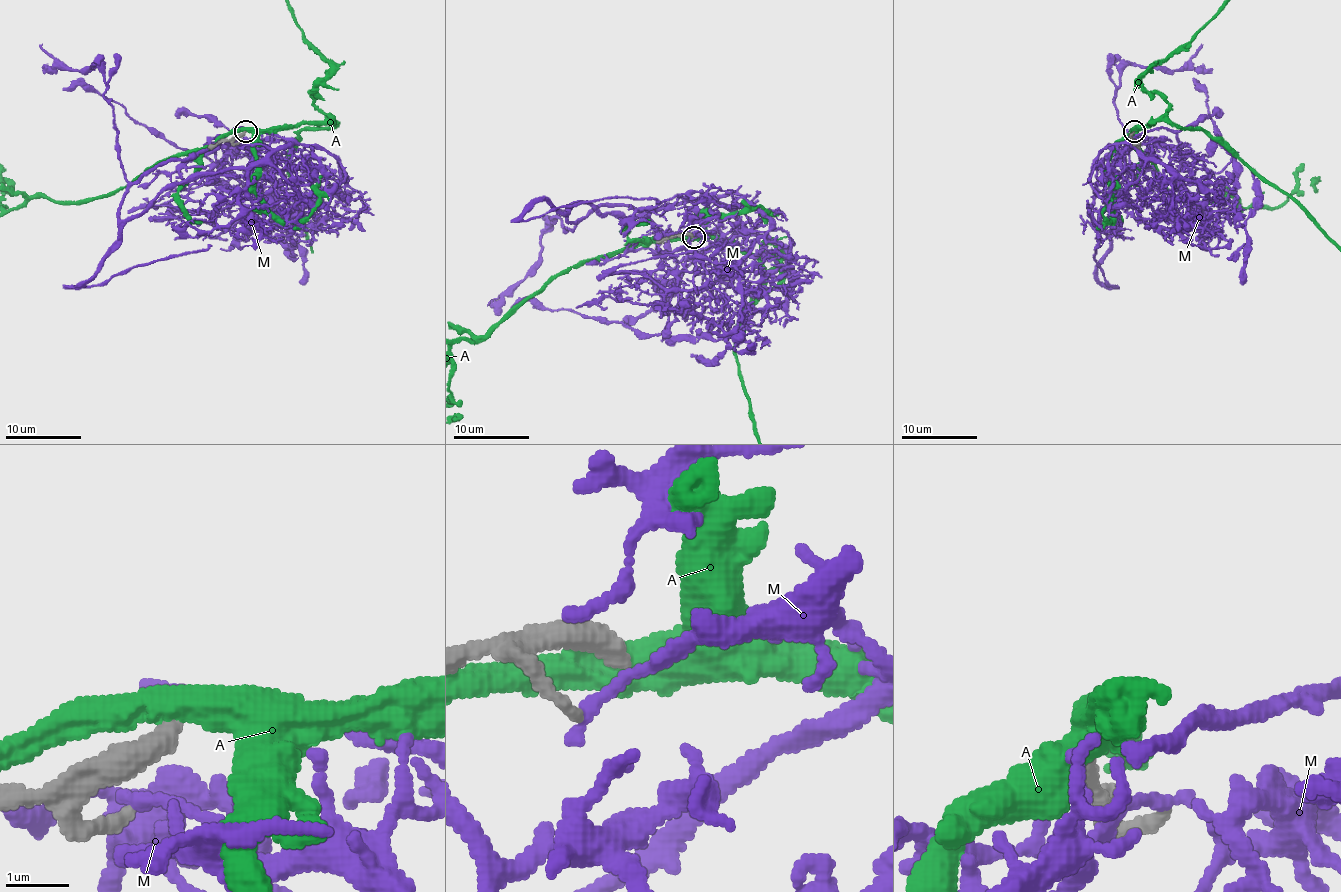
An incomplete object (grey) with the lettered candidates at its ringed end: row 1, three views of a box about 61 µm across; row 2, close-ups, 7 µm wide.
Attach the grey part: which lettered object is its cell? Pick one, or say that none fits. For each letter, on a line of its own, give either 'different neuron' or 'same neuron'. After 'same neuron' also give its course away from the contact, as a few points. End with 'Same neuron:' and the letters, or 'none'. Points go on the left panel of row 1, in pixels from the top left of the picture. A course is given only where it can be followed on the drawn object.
A: different neuron
M: different neuron
Same neuron: none

